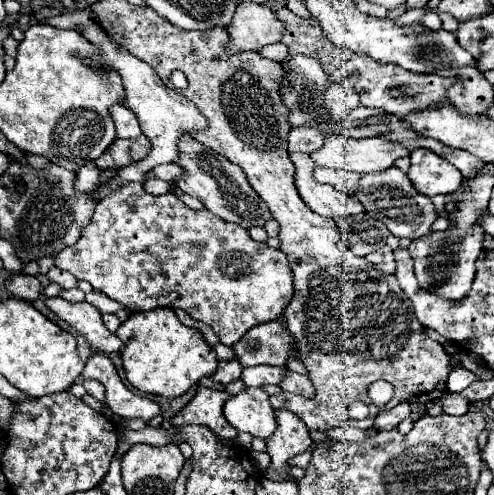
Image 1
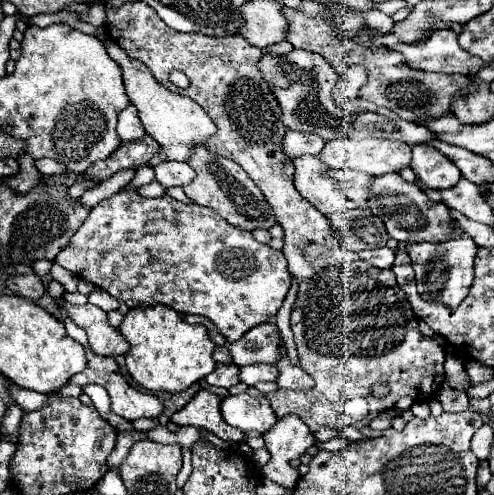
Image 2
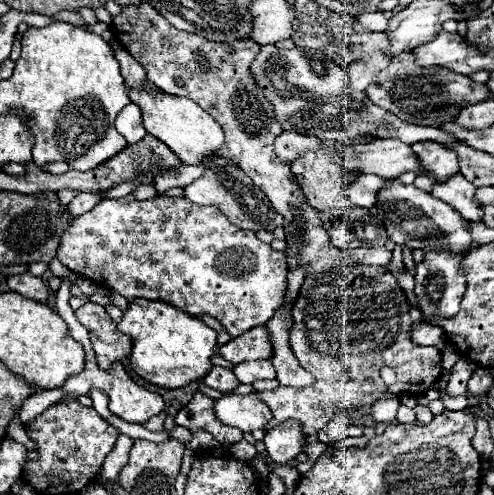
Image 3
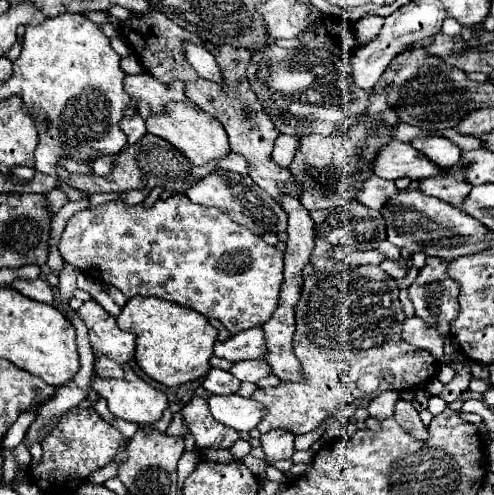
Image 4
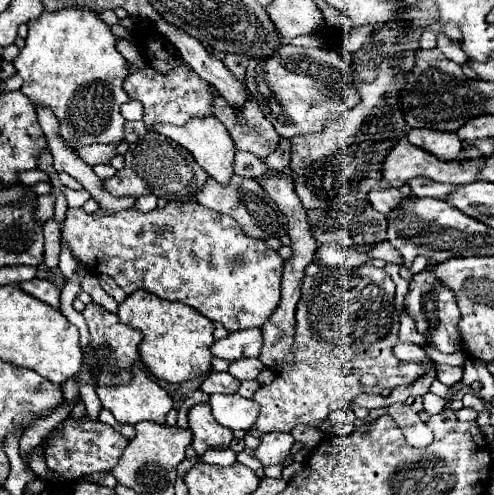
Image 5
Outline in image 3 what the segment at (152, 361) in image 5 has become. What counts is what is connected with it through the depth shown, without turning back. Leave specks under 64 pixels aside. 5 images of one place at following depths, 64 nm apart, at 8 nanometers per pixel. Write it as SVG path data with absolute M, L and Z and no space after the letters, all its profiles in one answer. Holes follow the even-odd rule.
M134 300L122 316L118 330L132 338L130 364L132 370L146 382L160 388L182 388L194 380L202 380L212 370L212 354L216 344L216 332L202 320L182 314L164 302Z

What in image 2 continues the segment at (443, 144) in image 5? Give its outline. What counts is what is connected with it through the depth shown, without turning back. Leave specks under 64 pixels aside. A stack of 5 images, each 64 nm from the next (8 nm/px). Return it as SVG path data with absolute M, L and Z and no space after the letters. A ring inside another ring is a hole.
M428 144L412 146L410 168L416 174L416 180L430 190L446 190L458 184L460 170L452 160Z

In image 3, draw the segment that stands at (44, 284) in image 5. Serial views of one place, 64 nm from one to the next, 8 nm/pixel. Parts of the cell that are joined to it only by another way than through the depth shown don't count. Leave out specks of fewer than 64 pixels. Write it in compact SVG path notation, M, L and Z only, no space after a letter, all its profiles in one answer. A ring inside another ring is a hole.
M24 272L24 274L18 274L18 276L10 276L6 280L8 288L12 292L18 292L30 300L36 300L36 302L44 302L48 298L48 288L42 284L42 278L38 276L32 276L30 272Z

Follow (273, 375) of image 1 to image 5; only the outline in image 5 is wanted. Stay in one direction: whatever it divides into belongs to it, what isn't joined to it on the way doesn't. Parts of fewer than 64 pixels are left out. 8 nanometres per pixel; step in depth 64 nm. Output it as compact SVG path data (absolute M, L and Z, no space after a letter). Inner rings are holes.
M244 358L244 360L234 360L228 372L238 380L256 380L256 376L262 370L264 370L264 364L258 358Z

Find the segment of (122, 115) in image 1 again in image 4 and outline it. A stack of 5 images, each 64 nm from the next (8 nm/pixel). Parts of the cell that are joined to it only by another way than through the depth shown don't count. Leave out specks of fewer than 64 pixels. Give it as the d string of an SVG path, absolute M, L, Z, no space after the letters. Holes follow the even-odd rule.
M140 114L122 116L122 120L120 120L120 130L128 136L128 144L136 144L136 142L142 140L142 136L146 134L146 126L144 126L144 120L140 118Z

